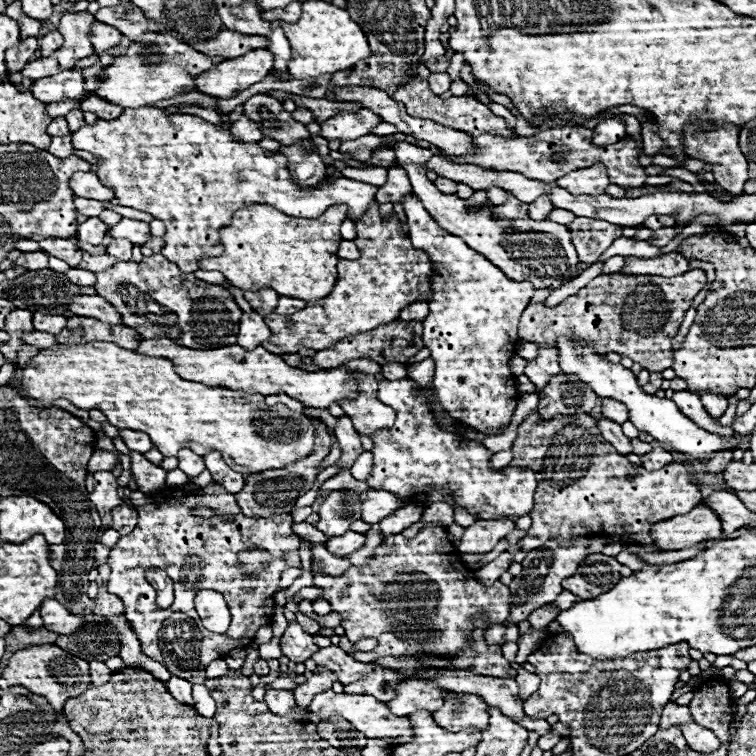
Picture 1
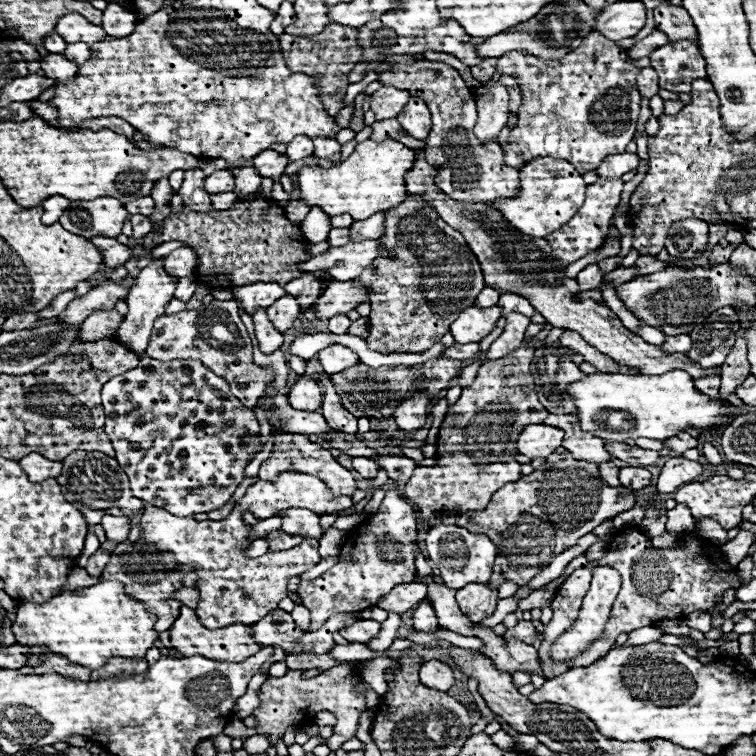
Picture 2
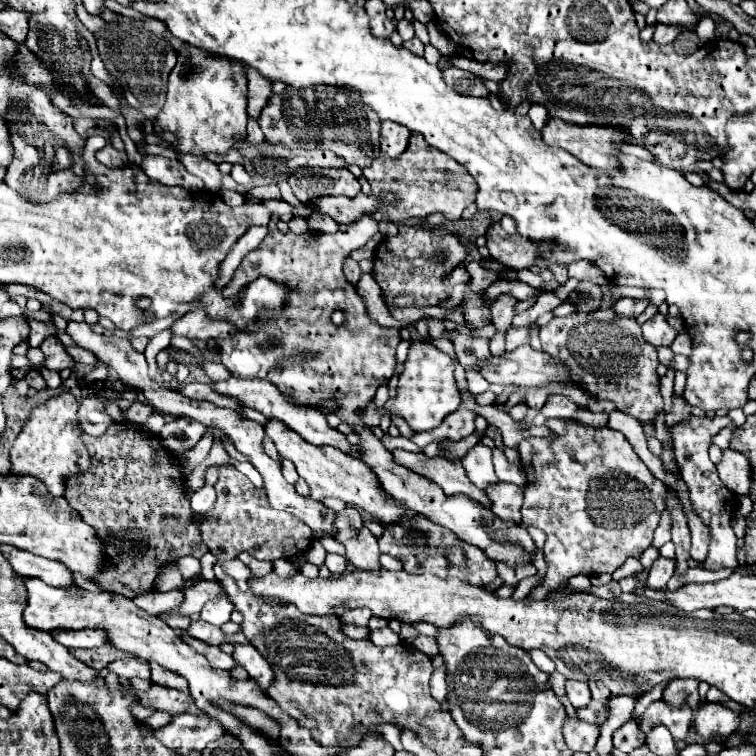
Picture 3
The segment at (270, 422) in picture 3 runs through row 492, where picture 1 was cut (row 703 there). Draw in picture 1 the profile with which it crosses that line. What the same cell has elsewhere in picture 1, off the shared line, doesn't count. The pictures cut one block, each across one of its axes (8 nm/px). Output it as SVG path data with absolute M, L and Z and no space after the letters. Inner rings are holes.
M324 690L314 696L308 708L310 712L316 712L320 718L330 718L332 714L340 714L342 718L352 722L358 732L366 734L366 738L386 738L386 740L398 740L398 744L404 744L404 742L410 742L414 736L414 730L408 718L394 716L384 702L378 702L376 698L368 694L344 694L344 692Z

